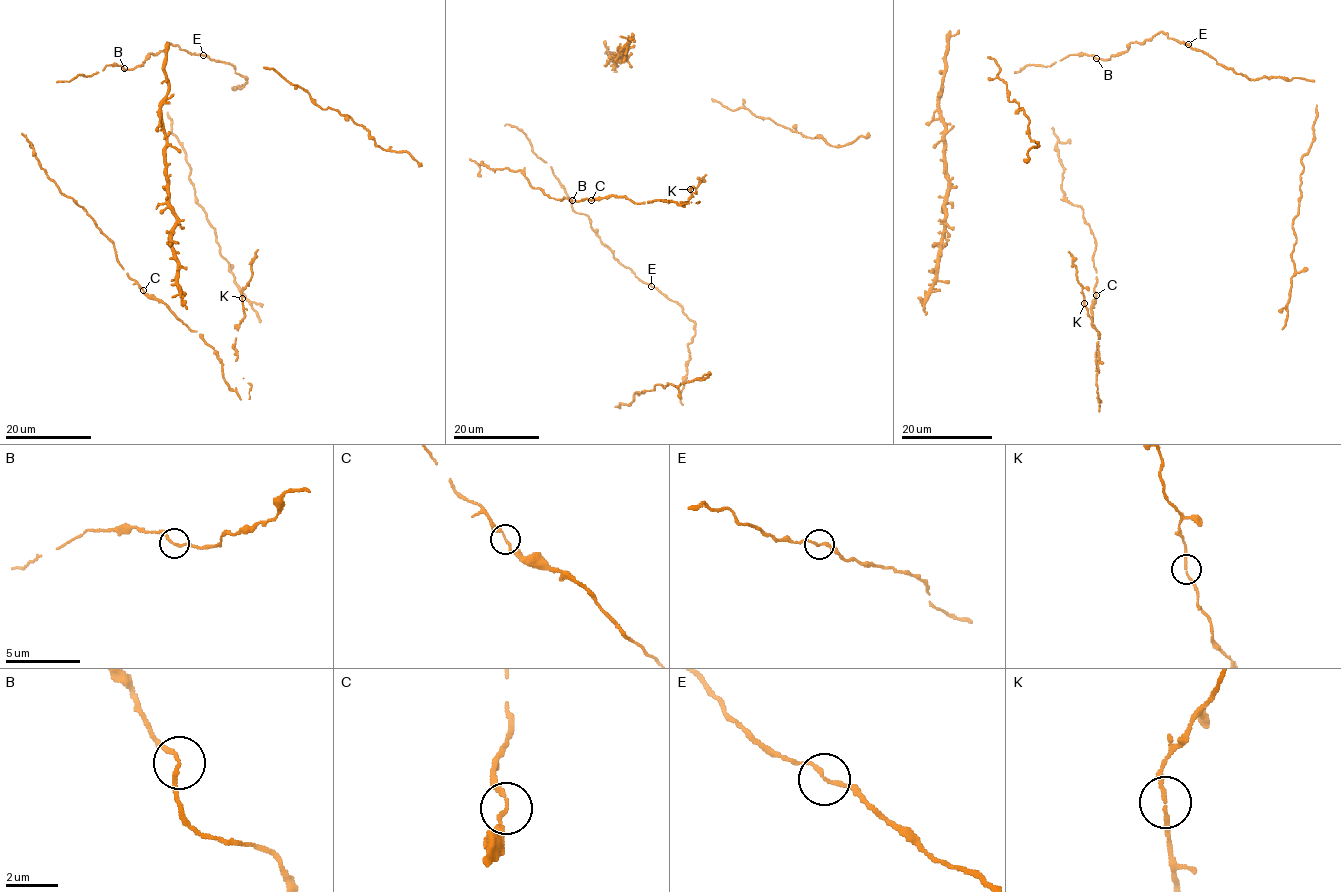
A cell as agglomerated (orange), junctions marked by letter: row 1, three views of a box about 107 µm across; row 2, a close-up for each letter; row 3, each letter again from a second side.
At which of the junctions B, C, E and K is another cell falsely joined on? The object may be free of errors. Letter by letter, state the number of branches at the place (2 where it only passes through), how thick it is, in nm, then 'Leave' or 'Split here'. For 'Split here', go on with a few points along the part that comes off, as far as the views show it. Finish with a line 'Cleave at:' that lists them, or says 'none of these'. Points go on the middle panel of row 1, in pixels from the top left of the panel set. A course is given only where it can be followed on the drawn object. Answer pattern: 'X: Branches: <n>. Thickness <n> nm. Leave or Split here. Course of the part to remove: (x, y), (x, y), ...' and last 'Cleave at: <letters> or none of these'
B: Branches: 2. Thickness 150 nm. Leave
C: Branches: 2. Thickness 140 nm. Leave
E: Branches: 2. Thickness 150 nm. Leave
K: Branches: 2. Thickness 140 nm. Leave
Cleave at: none of these

